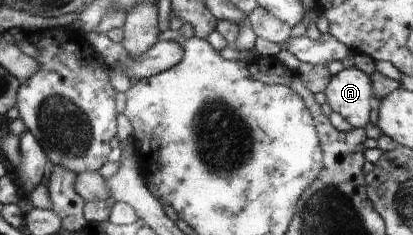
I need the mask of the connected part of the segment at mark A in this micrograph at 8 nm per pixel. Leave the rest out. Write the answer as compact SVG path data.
M352 66L332 76L325 91L326 103L353 128L366 127L374 118L375 106L370 76Z

